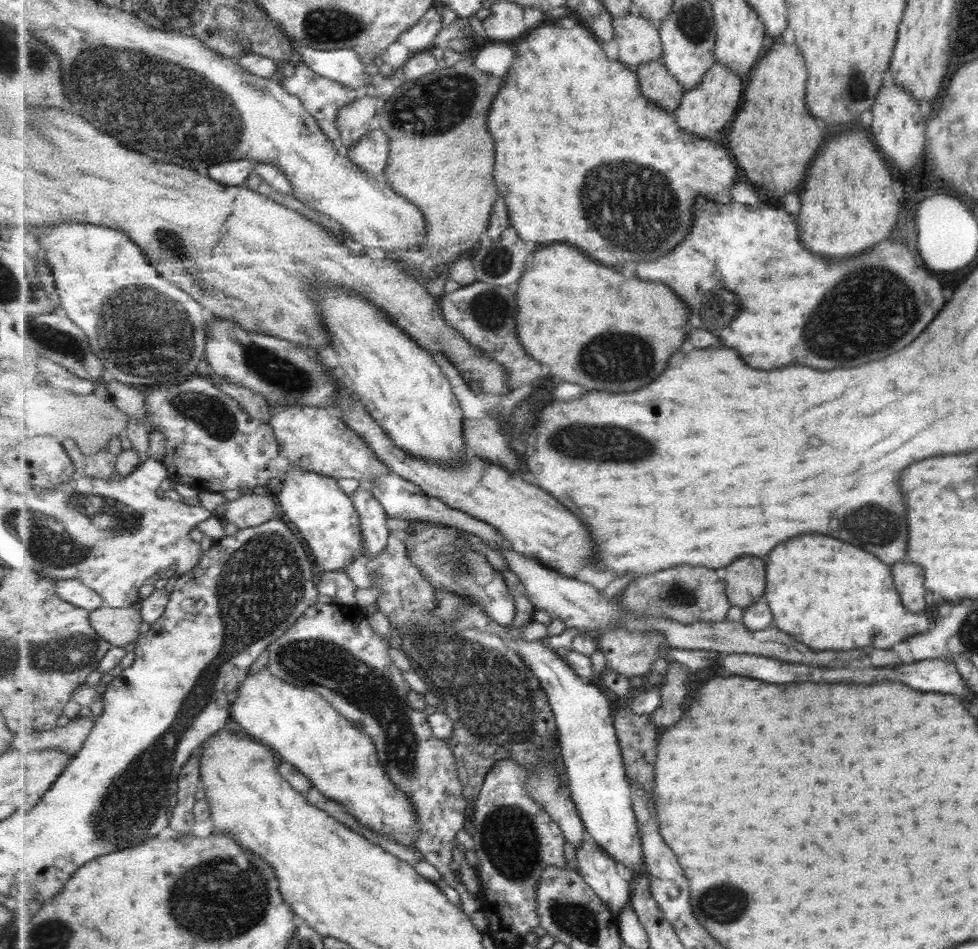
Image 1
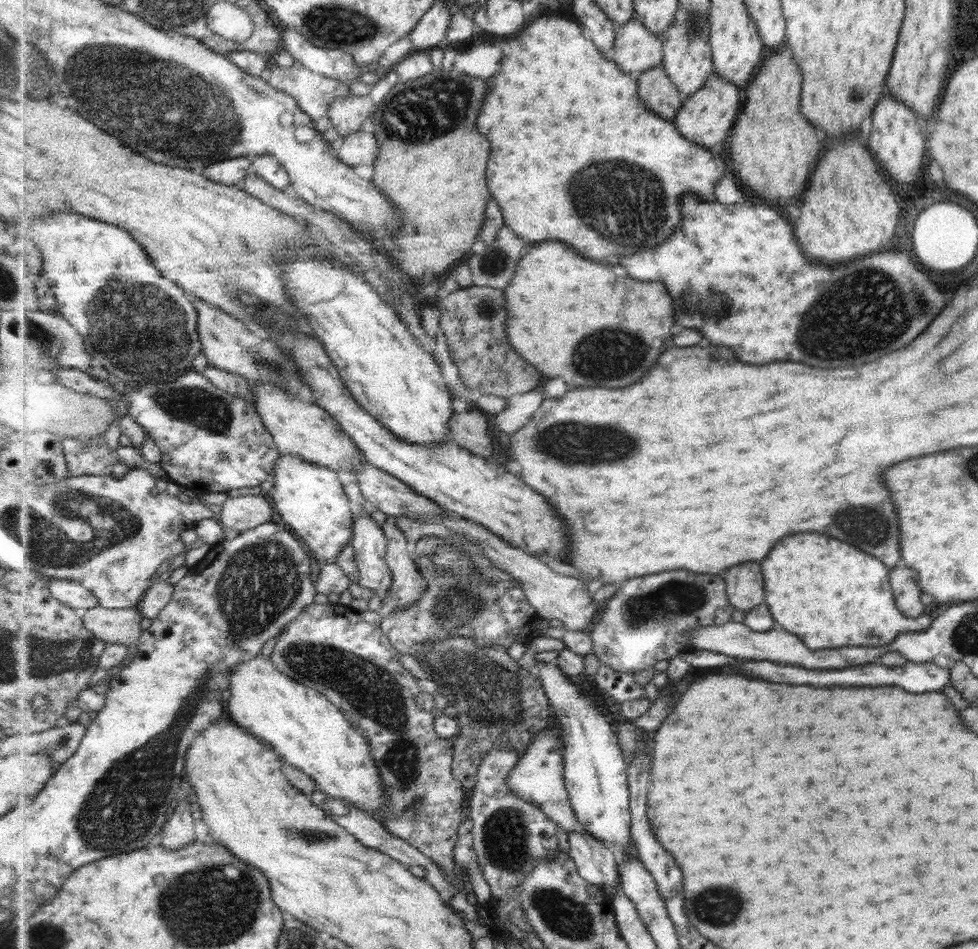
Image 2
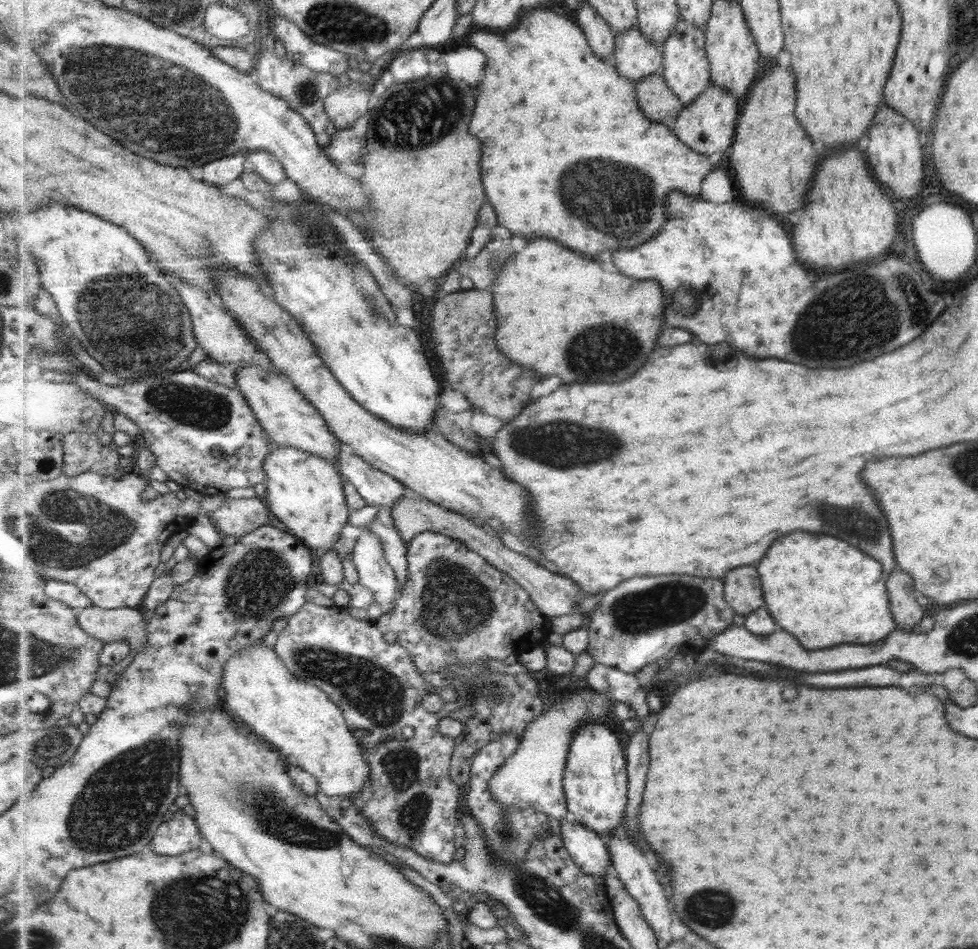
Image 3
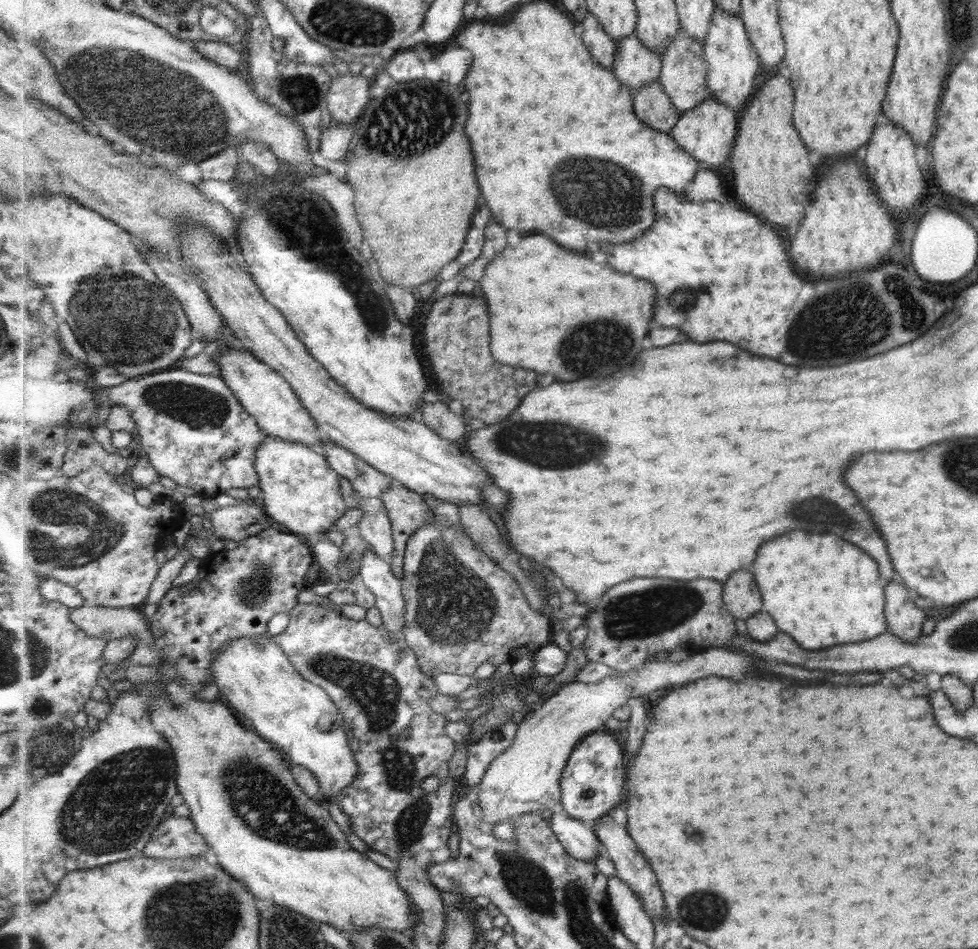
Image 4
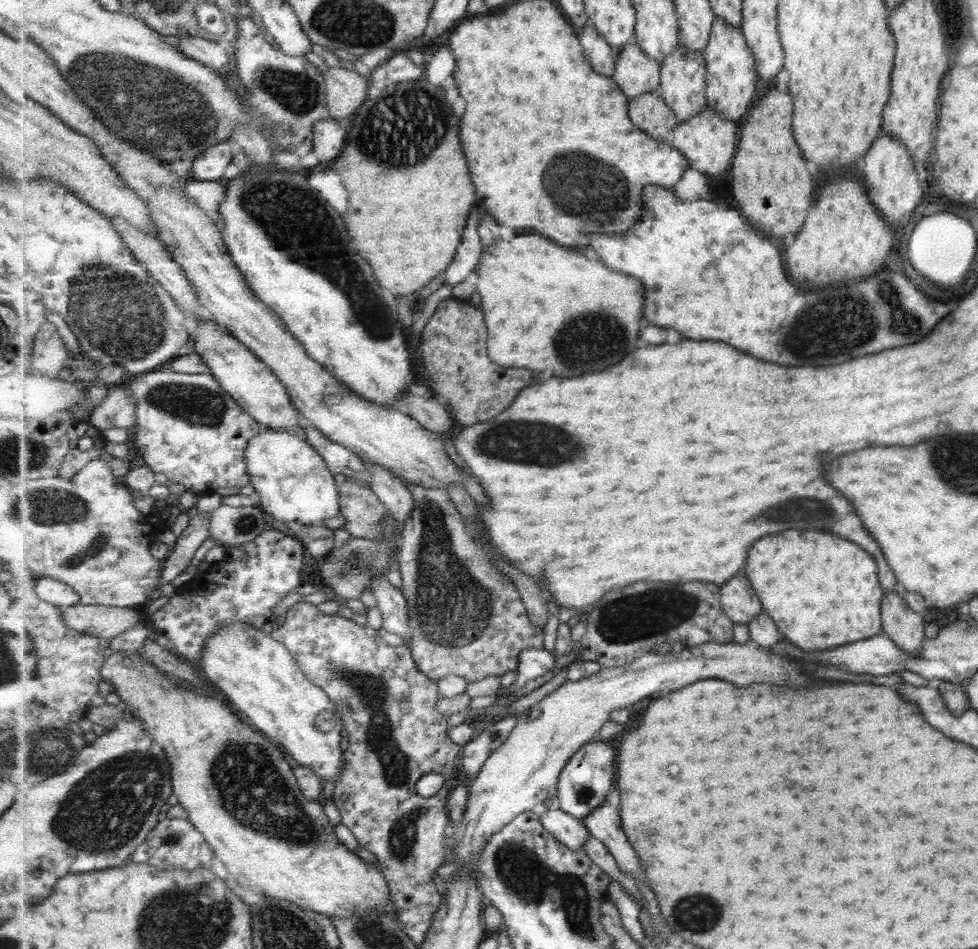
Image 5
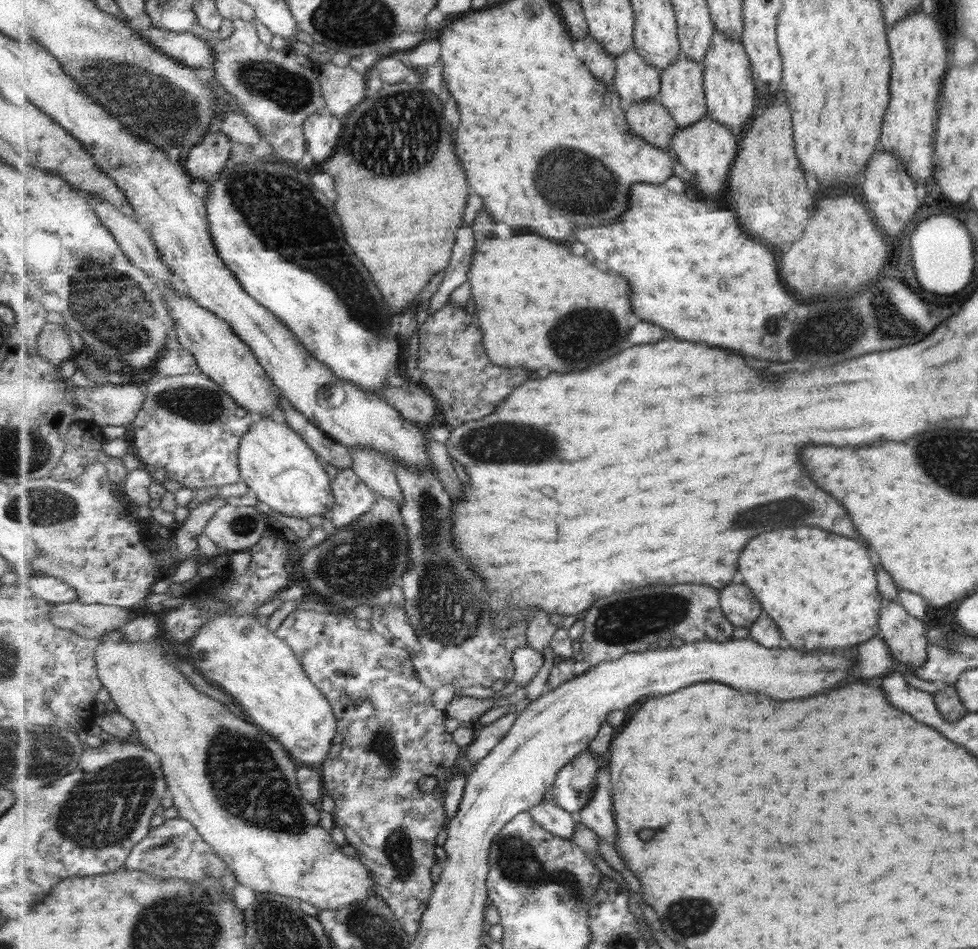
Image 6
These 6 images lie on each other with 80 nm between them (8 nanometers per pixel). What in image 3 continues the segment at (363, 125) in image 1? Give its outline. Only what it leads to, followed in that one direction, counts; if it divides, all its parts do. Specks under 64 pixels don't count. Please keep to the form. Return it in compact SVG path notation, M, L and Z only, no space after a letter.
M351 81L350 85L341 86L326 100L326 111L339 129L350 129L363 114L369 112L370 89L367 85Z

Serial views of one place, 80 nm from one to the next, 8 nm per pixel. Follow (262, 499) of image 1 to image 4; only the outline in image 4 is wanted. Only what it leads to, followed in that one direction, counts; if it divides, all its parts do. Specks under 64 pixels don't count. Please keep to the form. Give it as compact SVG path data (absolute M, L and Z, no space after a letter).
M260 500L219 507L209 514L209 518L216 535L238 543L271 526Z

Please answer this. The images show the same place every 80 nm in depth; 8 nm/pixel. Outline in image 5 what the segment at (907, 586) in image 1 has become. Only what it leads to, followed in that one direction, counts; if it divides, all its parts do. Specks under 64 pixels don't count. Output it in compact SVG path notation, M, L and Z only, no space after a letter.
M889 590L885 592L880 602L880 623L881 634L889 637L889 640L901 649L903 653L909 655L917 655L921 649L921 641L923 641L924 622L921 613L917 613L909 609L902 599L901 590Z

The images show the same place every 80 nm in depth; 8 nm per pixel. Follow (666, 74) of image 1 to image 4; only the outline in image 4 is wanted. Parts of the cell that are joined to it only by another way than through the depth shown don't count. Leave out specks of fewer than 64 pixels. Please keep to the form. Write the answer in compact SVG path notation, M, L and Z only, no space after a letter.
M660 79L634 92L636 115L655 130L670 133L678 124L682 112L673 104Z

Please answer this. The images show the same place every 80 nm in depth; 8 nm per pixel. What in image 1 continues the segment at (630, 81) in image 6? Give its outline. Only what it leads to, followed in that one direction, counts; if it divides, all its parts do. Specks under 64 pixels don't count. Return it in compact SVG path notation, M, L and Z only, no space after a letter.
M636 10L614 19L614 41L618 45L618 60L630 69L637 70L650 60L663 59L659 27Z

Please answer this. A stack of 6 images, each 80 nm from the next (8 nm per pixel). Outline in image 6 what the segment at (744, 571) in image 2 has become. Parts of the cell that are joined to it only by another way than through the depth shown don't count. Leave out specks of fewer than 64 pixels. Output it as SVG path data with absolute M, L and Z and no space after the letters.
M743 582L731 583L720 591L720 605L736 627L750 629L763 614L757 596Z

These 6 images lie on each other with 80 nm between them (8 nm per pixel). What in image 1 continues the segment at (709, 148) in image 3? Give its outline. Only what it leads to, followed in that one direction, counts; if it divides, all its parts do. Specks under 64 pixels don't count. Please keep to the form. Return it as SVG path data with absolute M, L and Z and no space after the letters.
M716 62L705 74L704 79L684 94L680 107L673 113L676 121L683 130L692 132L697 136L715 139L721 130L727 130L729 122L733 122L735 114L742 103L745 80L735 74L724 64Z

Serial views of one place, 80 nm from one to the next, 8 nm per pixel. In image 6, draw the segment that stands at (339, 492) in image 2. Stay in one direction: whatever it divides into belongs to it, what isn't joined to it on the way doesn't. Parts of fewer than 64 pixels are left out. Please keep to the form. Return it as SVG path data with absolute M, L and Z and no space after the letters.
M261 417L253 424L253 428L241 440L240 471L242 480L251 488L259 500L259 505L287 516L307 518L321 516L332 511L335 506L335 497L332 489L332 479L319 463L318 454L304 441L299 433L292 430L282 419Z

